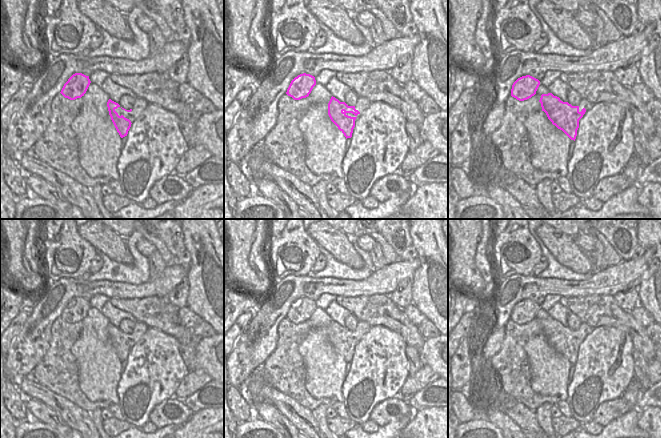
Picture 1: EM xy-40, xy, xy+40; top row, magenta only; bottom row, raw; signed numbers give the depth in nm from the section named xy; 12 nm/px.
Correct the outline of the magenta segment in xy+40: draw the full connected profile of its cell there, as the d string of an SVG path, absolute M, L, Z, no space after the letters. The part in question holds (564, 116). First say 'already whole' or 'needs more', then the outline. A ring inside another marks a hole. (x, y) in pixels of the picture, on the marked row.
already whole | M552 93L542 94L539 100L542 111L558 129L562 130L571 140L576 139L579 128L579 120L583 117L586 109L579 111L579 106L572 106L563 102Z

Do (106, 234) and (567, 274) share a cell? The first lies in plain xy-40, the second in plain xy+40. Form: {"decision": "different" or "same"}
{"decision": "different"}

